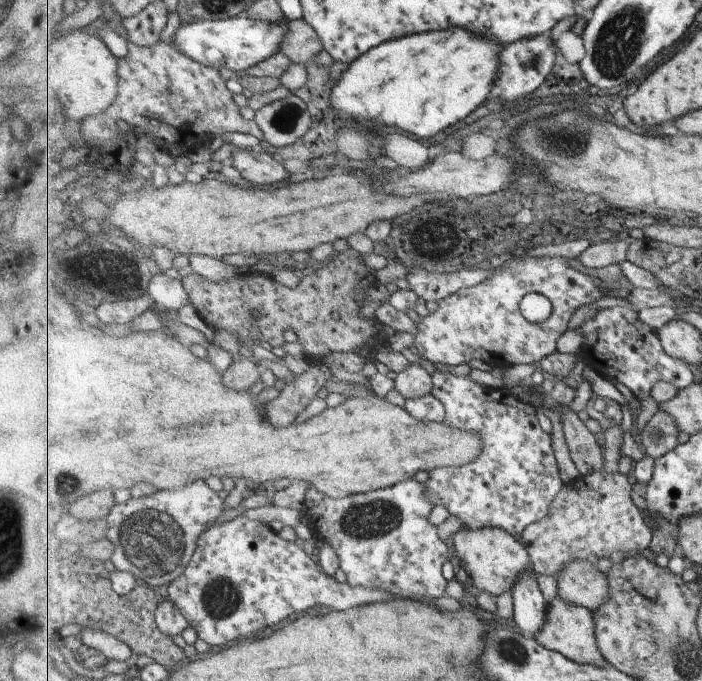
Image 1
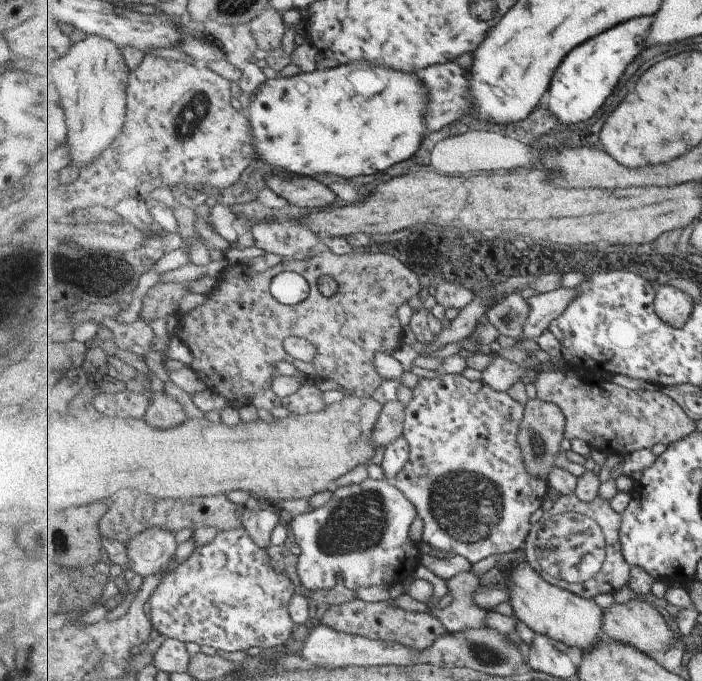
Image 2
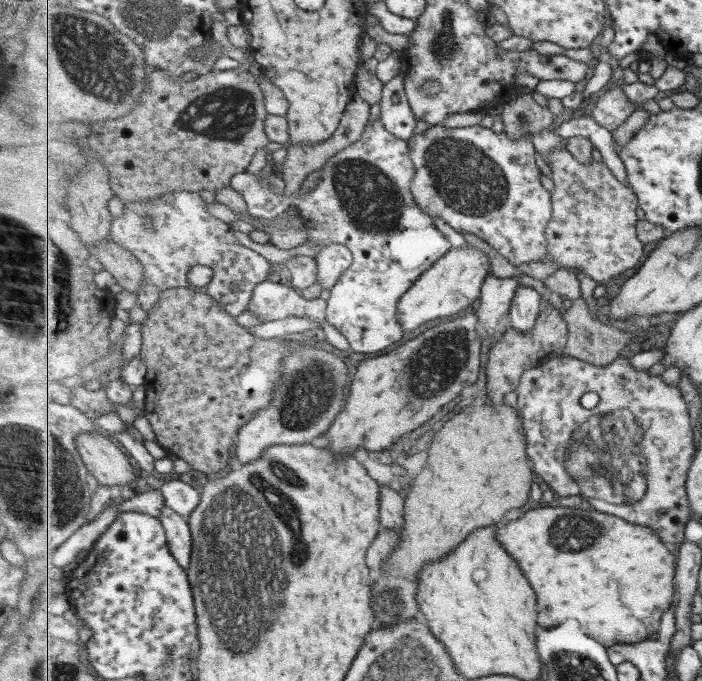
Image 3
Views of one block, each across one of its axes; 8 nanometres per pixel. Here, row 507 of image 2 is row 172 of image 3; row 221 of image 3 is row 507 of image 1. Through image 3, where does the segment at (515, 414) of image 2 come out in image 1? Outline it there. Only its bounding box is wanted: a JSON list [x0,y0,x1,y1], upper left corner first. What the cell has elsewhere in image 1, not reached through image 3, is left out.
[425,372,563,534]

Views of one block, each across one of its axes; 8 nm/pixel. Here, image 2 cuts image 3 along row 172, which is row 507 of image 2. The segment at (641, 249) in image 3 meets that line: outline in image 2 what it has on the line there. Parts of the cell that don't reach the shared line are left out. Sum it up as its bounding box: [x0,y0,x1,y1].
[525,492,632,598]

